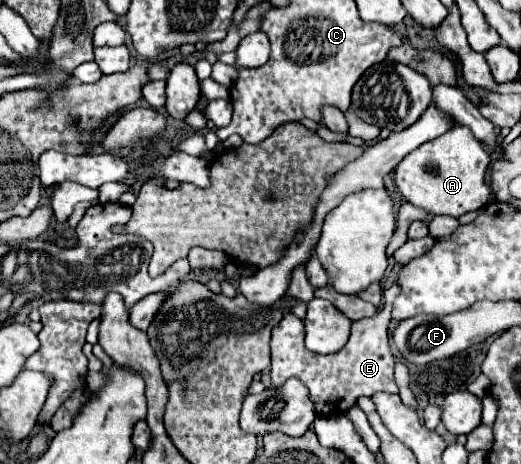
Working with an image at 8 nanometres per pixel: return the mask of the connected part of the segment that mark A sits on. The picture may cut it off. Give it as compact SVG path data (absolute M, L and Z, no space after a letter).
M455 125L441 137L423 143L411 151L393 171L393 179L401 195L433 215L461 217L467 211L475 211L487 205L489 189L483 183L485 169L489 165L489 153L463 125Z

